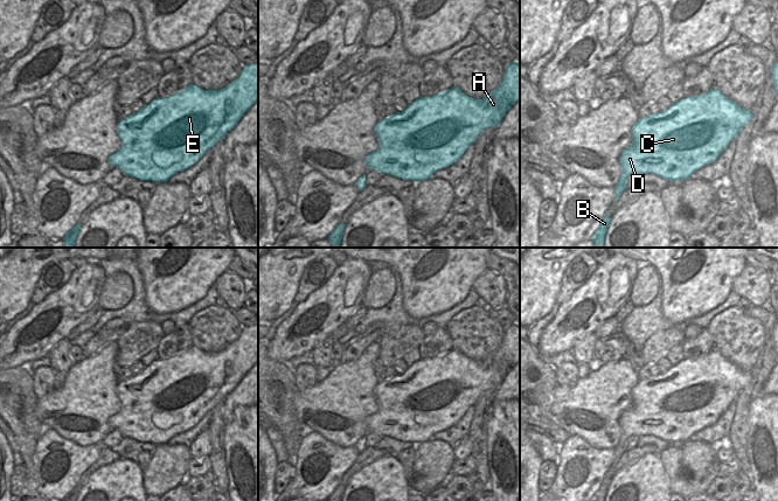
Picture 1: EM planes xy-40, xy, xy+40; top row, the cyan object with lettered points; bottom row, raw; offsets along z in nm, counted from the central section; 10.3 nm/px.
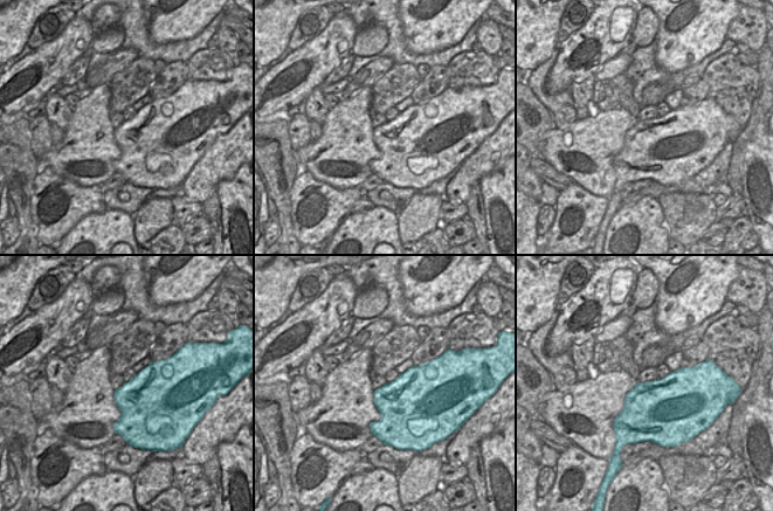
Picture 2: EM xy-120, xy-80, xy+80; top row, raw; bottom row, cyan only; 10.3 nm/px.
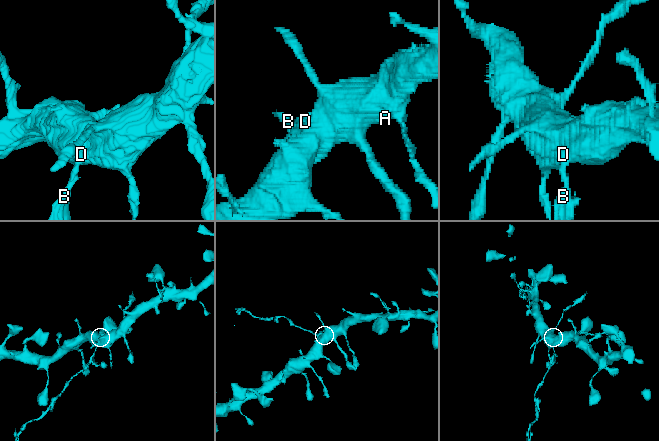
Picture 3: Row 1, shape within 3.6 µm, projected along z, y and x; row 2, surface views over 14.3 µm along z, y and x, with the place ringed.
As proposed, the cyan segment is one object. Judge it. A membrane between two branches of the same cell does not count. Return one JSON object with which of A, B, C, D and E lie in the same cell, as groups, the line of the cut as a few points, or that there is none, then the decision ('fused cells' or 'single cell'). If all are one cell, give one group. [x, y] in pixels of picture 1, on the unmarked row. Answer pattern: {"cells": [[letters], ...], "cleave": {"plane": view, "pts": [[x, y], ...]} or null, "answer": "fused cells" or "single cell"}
{"cells": [["A", "C", "D", "E"], ["B"]], "cleave": {"plane": "xy+40", "pts": [[625, 440], [619, 442]]}, "answer": "fused cells"}

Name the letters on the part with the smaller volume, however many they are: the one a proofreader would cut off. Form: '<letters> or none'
B

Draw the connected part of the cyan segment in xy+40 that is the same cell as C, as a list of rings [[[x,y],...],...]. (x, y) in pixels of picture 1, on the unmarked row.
[[[710,350],[704,356],[680,361],[665,374],[639,380],[632,388],[632,406],[619,417],[619,441],[626,441],[632,434],[651,434],[667,443],[689,440],[694,433],[713,425],[751,378],[751,373],[741,370],[717,350]]]

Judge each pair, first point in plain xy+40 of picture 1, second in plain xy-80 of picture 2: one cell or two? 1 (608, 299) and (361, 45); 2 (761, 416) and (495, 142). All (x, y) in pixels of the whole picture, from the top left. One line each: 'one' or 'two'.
1: two
2: two

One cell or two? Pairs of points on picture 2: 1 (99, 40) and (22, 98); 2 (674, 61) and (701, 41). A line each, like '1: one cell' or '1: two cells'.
1: two cells
2: one cell

